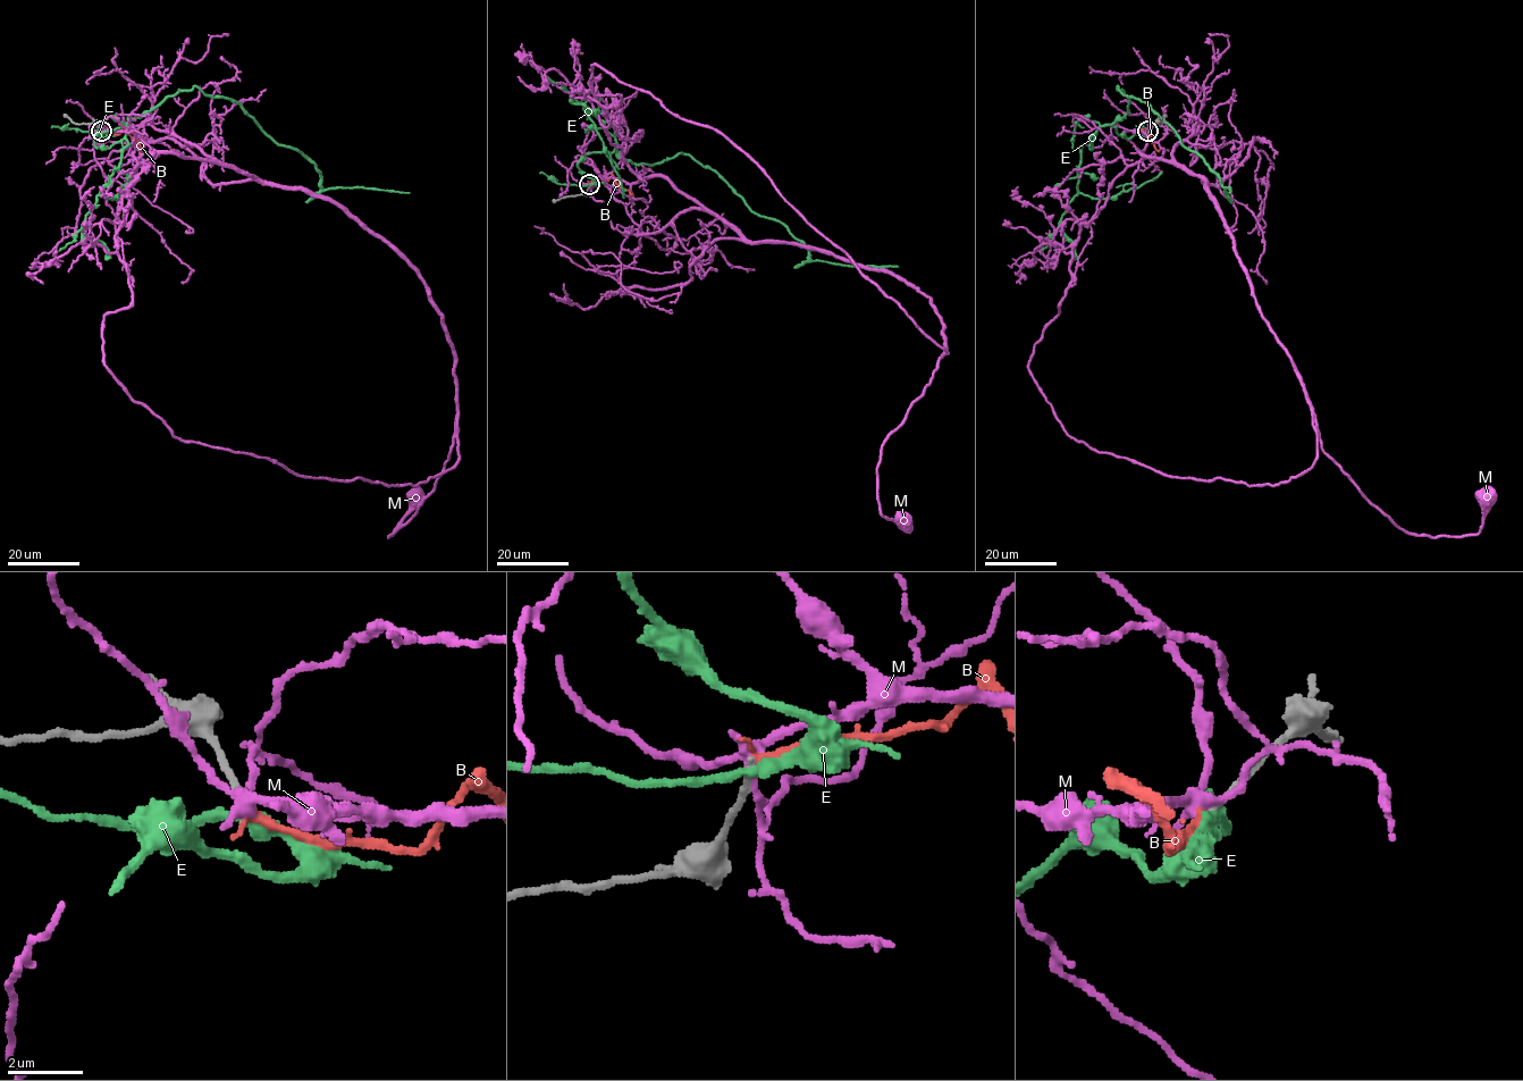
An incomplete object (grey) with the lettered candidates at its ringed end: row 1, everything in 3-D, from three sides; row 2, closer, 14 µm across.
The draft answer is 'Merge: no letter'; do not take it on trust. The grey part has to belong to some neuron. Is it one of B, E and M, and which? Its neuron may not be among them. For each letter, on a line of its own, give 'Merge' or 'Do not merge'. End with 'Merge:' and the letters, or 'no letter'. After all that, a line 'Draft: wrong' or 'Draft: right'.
B: Do not merge
E: Do not merge
M: Do not merge
Merge: no letter
Draft: right

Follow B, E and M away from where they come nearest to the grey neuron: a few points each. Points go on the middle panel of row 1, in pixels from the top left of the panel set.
B: (589, 184), (612, 177), (630, 192), (631, 200)
E: (589, 184), (585, 154), (615, 149), (655, 165), (687, 153), (780, 221), (812, 261), (898, 266)
M: (589, 185), (664, 176), (752, 242), (832, 252), (930, 298), (944, 353), (876, 469), (880, 513), (907, 520)

